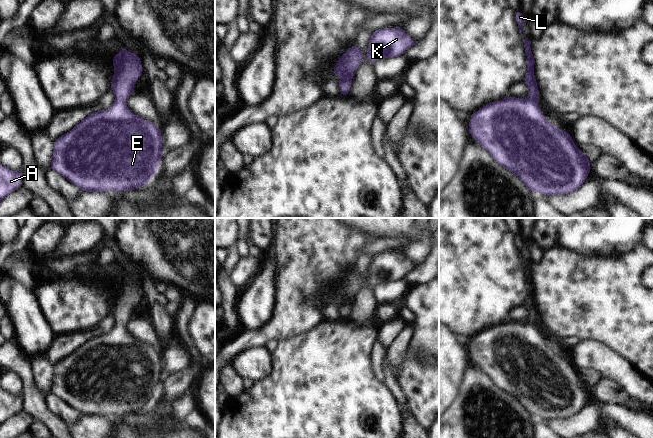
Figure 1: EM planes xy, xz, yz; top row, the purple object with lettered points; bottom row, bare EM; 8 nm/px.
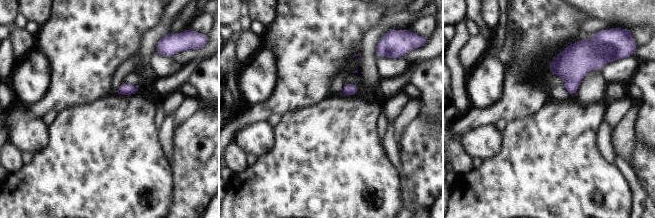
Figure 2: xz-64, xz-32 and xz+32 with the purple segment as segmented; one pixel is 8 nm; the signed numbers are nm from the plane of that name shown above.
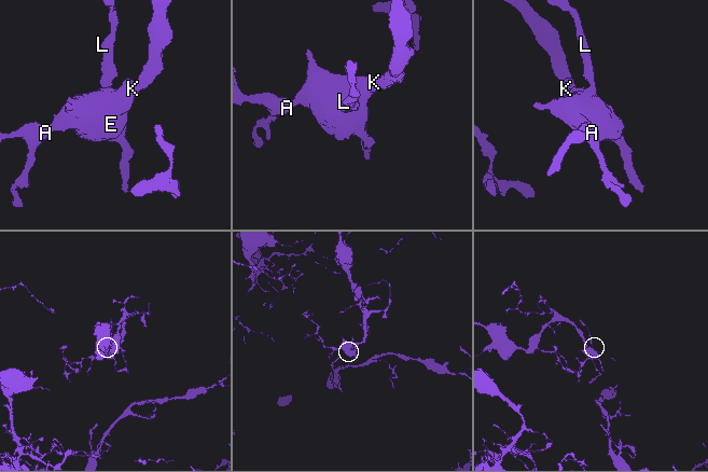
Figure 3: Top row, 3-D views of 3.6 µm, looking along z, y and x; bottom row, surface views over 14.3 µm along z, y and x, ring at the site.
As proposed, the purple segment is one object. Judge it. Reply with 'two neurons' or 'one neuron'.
one neuron

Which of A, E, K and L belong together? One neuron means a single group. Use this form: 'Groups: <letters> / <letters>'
Groups: A E K L

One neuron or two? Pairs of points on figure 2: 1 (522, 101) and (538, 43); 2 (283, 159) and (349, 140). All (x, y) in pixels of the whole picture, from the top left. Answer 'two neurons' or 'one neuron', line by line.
1: one neuron
2: one neuron

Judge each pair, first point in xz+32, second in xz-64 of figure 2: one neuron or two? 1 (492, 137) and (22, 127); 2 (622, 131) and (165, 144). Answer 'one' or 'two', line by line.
1: one
2: two

